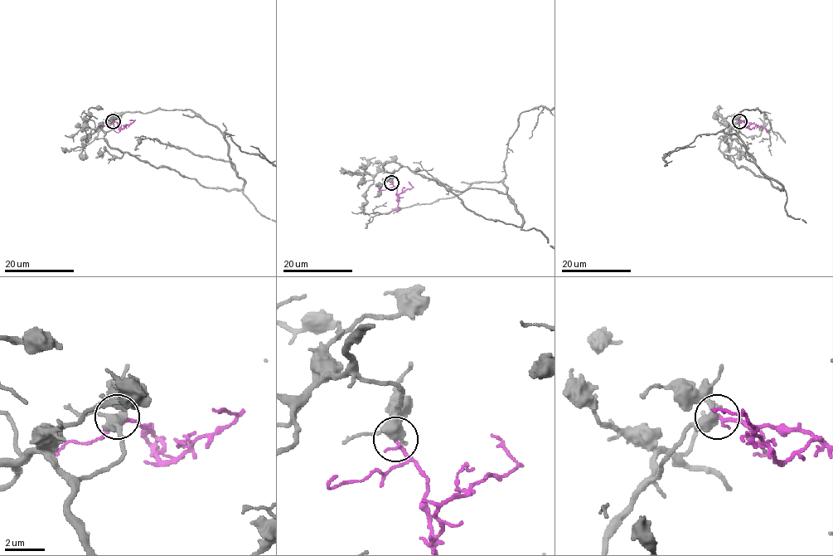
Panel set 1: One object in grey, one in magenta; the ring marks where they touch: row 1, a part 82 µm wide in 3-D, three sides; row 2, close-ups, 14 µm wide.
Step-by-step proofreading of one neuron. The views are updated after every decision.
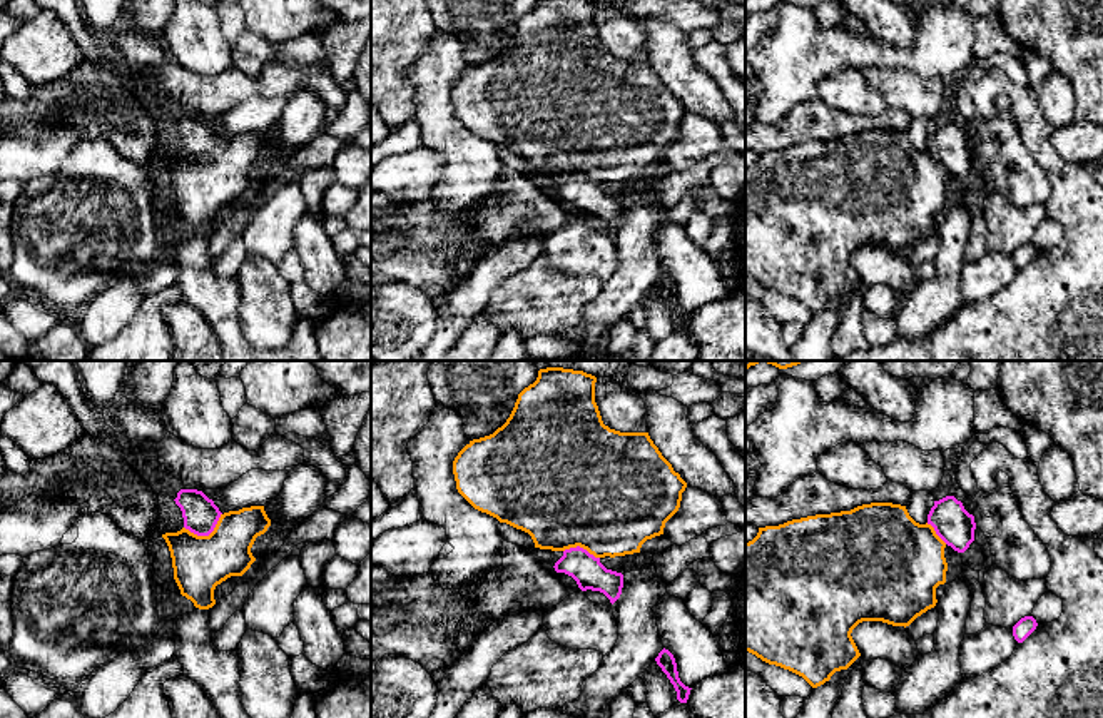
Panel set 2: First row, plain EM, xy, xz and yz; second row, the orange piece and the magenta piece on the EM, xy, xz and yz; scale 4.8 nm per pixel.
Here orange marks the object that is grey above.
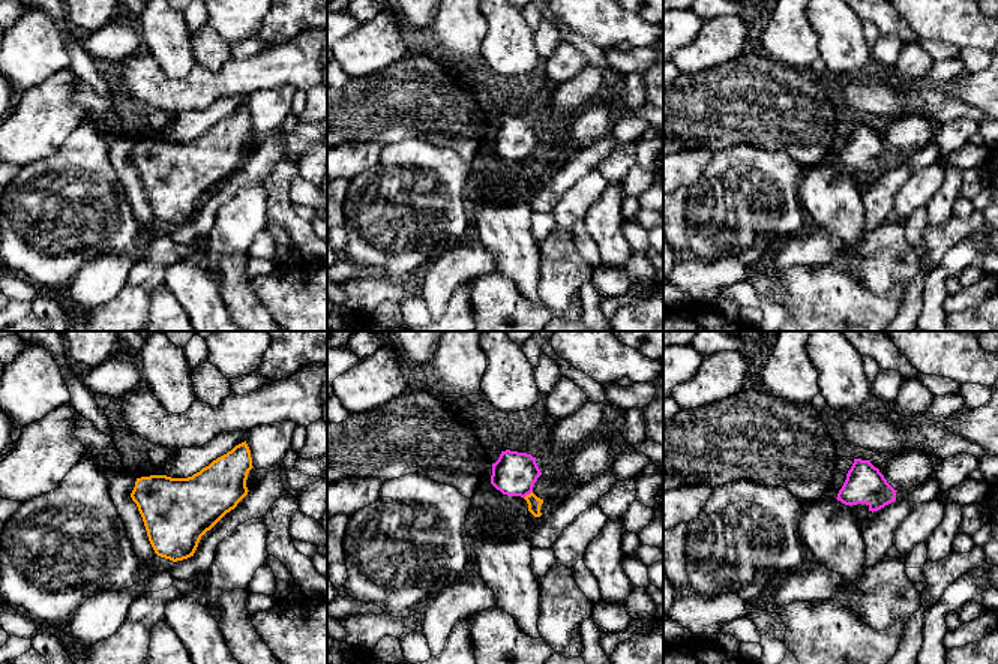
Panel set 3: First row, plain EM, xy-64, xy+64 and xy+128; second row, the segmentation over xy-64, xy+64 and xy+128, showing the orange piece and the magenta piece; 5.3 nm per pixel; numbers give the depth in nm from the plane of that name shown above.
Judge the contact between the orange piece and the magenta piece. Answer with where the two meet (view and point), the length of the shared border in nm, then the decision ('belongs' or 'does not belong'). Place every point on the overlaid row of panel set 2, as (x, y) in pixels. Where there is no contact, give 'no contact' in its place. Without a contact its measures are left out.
meets orange in xy at (206, 536); contact 200 nm long; does not belong

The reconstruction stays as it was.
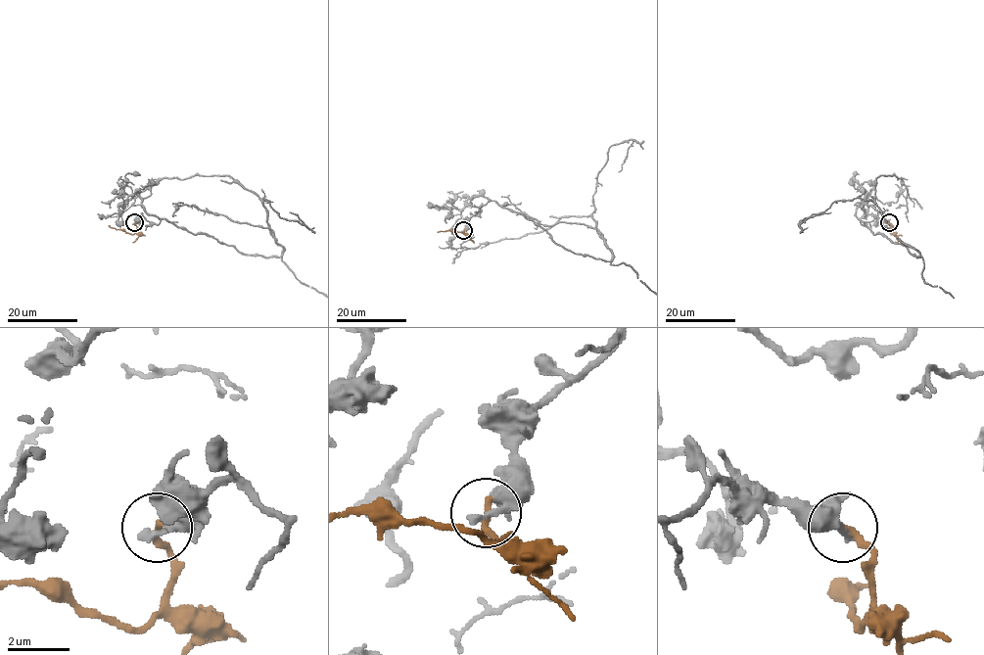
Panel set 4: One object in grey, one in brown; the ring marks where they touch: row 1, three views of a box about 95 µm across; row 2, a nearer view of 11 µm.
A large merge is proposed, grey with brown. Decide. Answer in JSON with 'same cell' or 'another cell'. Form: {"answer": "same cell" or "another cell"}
{"answer": "another cell"}

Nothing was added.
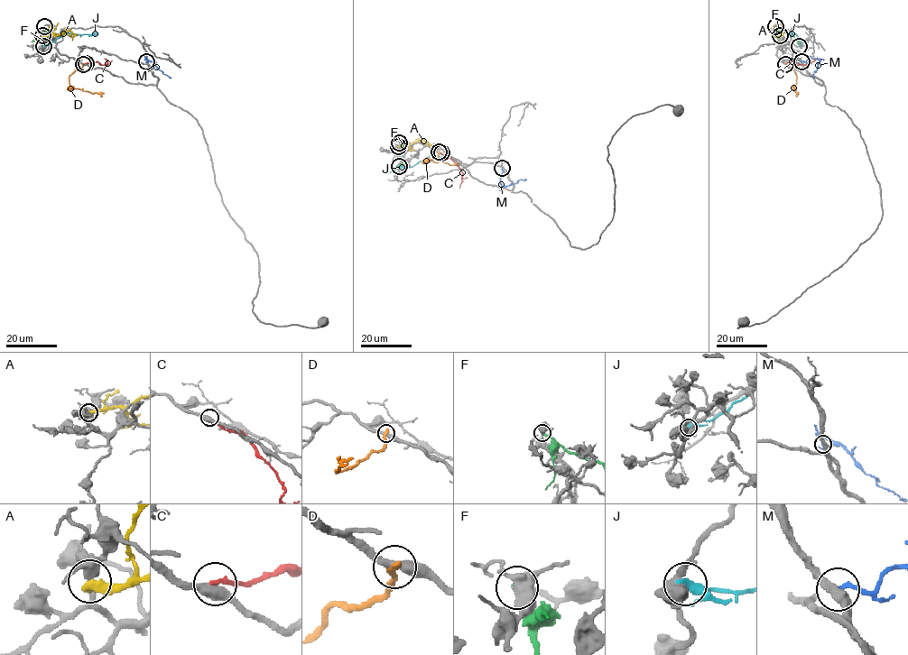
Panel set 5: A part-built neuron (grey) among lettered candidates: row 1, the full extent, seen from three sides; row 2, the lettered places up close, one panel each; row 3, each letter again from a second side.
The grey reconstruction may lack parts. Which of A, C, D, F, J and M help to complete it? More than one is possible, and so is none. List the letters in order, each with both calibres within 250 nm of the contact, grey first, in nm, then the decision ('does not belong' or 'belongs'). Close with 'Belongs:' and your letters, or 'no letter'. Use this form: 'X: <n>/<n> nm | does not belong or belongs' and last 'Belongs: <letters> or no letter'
A: 400/460 nm | does not belong
C: 480/200 nm | does not belong
D: 360/300 nm | does not belong
F: 180/220 nm | does not belong
J: 420/280 nm | does not belong
M: 400/220 nm | does not belong
Belongs: no letter

